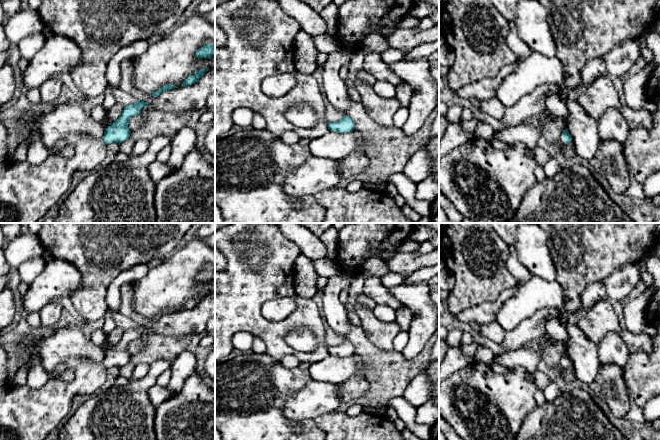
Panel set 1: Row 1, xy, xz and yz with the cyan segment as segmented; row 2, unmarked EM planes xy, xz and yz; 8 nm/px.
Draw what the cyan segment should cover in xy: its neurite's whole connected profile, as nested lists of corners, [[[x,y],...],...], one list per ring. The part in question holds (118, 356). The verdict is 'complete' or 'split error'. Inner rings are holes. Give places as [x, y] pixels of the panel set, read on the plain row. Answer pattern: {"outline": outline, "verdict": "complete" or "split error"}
{"outline": [[[136,324],[135,328],[124,331],[121,340],[114,345],[114,347],[106,352],[103,360],[103,365],[106,369],[111,367],[122,367],[130,361],[130,354],[128,352],[129,344],[136,339],[141,338],[143,331],[148,331],[145,325]]], "verdict": "complete"}

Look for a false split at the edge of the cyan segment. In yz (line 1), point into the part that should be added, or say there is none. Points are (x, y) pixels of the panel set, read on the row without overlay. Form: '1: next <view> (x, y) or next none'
1: next none

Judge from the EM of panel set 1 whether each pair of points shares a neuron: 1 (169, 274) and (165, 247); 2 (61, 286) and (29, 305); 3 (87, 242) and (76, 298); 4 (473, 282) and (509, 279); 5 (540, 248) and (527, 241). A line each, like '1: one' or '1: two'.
1: two
2: one
3: one
4: one
5: one

